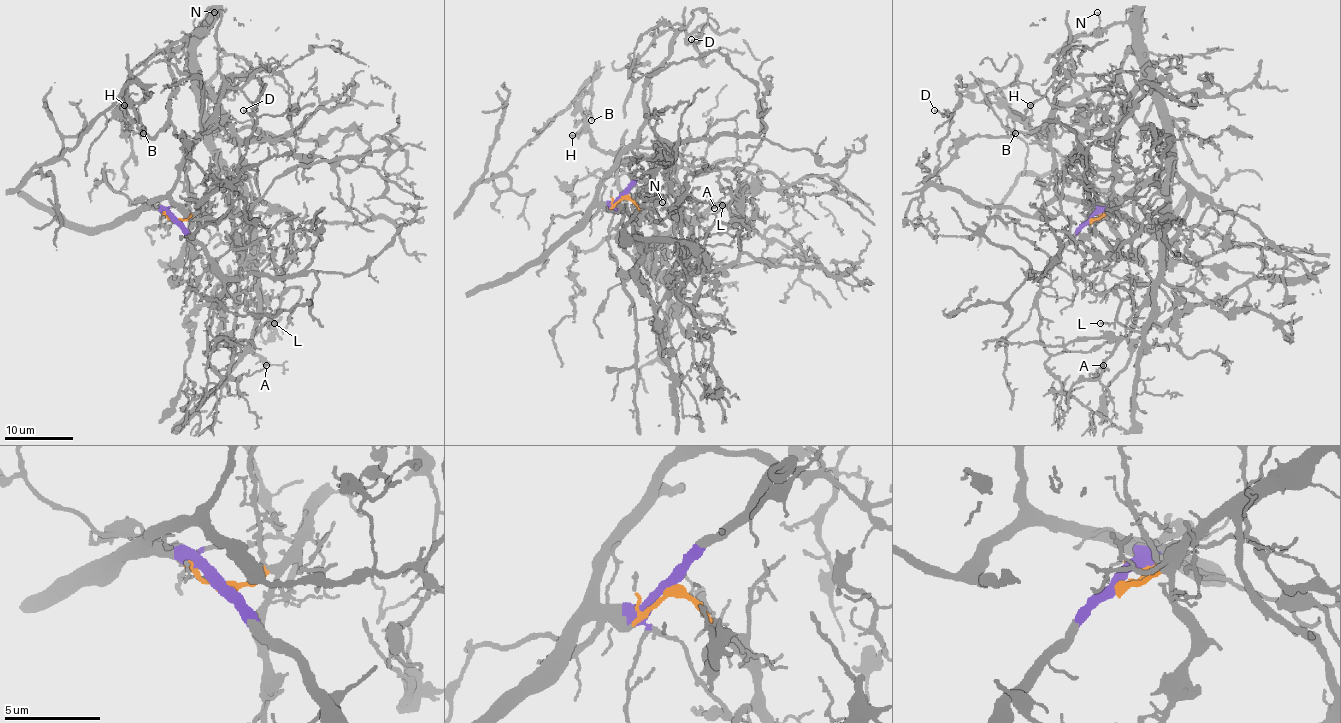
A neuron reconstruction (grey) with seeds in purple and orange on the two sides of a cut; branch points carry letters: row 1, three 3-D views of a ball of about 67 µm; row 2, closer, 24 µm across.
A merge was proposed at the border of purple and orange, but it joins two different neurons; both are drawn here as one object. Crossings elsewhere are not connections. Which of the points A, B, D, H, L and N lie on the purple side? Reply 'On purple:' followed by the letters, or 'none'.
On purple: D

